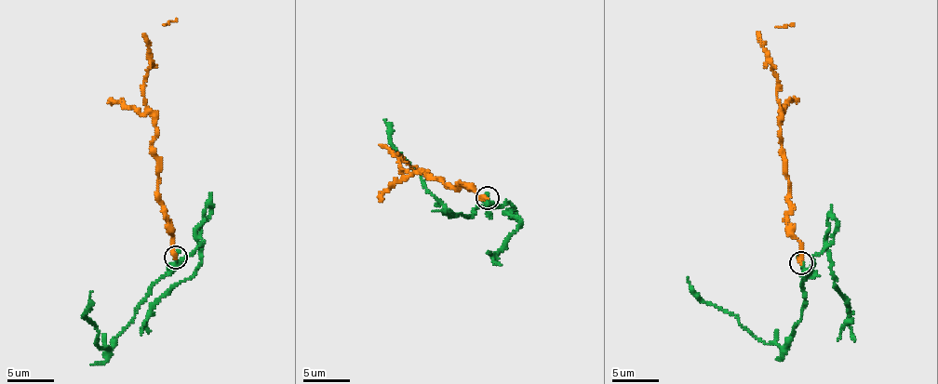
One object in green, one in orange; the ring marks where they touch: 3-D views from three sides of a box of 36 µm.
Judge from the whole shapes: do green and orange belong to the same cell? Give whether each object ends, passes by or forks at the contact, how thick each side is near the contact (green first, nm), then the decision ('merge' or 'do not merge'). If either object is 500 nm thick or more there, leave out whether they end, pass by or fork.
green passes by; orange ends there; 180 nm thick on the green side, 260 nm on the other; do not merge

